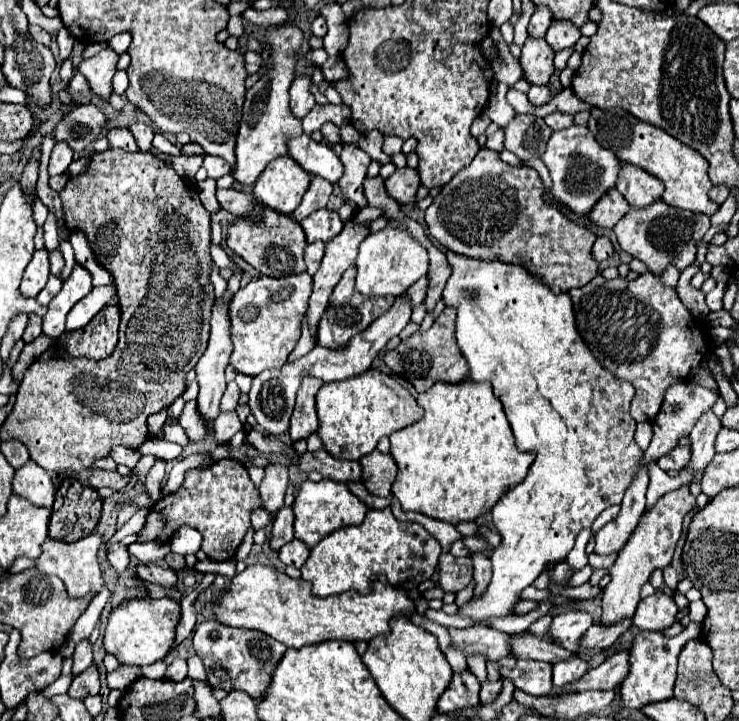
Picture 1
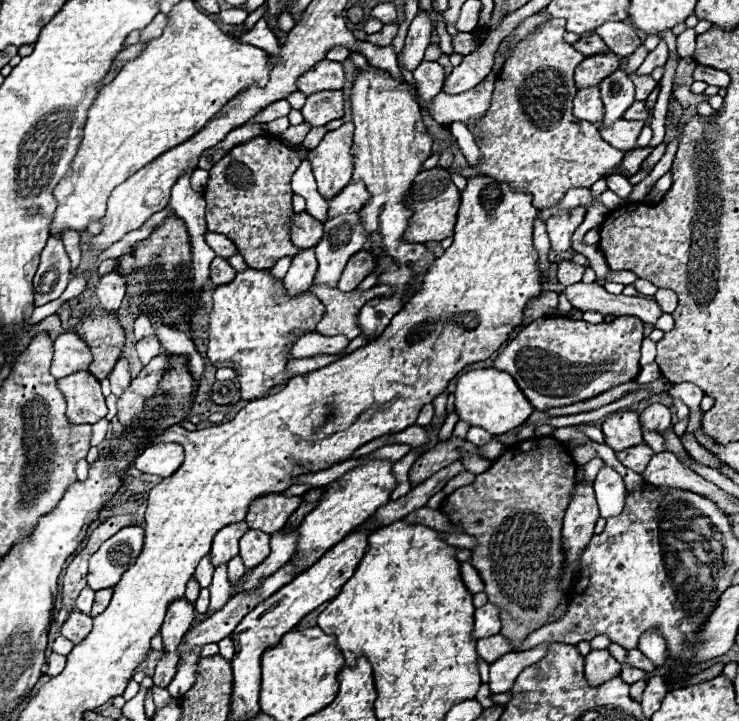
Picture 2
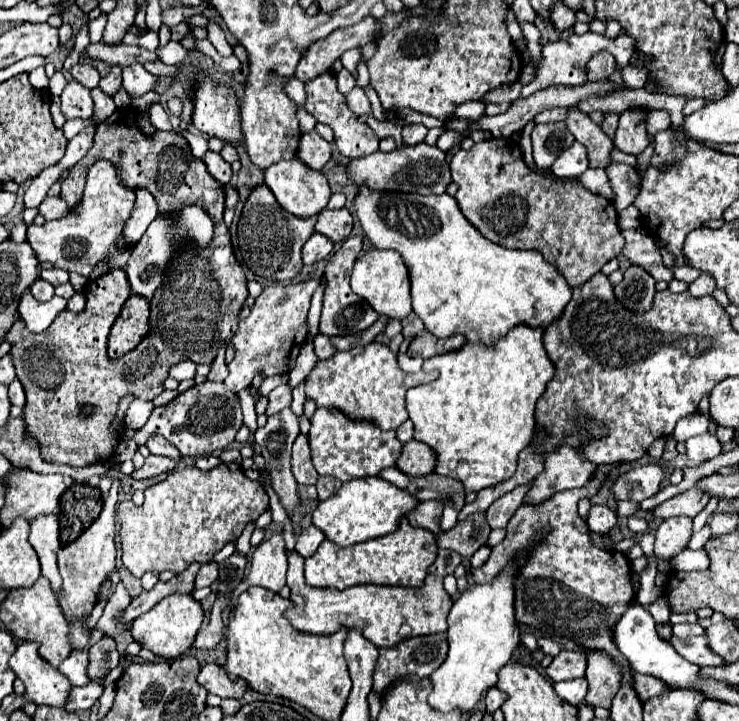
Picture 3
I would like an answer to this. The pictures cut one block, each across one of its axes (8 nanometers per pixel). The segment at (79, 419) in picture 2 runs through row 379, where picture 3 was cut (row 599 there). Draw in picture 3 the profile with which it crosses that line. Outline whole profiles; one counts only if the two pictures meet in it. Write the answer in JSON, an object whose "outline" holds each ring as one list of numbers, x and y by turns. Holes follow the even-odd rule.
{"outline":[[113,481,110,494,104,500,104,508,102,508,100,516,96,518,96,522,88,528,88,532,84,532,78,540,74,540,66,548,62,548,58,554,58,568,60,568,62,580,64,580,60,604,62,604,64,612,68,612,68,614,64,614,66,618,76,618,76,616,88,614,96,604,96,592,98,592,100,584,114,572,114,560,116,560,114,508,116,508,119,489,120,481]]}

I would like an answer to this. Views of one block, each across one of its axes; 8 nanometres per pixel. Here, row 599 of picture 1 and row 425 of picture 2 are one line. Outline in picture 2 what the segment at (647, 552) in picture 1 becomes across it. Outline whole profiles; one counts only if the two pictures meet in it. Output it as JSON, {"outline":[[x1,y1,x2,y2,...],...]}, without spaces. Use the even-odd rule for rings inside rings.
{"outline":[[616,412,606,418,602,424,606,444,614,450,620,452,624,448,636,446,644,442,642,430,640,430,640,420,636,412]]}

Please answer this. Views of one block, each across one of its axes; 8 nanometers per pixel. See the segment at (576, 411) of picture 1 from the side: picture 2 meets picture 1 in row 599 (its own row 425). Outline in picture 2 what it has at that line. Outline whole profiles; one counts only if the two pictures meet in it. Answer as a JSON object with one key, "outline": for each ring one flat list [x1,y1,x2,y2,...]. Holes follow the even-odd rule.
{"outline":[[478,368,462,374,456,382,454,396,456,396,456,412,460,414,460,420,466,420,472,426,480,426,490,434,510,432,516,426,524,424,528,416,534,412,532,404,520,392,514,378,508,372,500,372,494,368]]}

